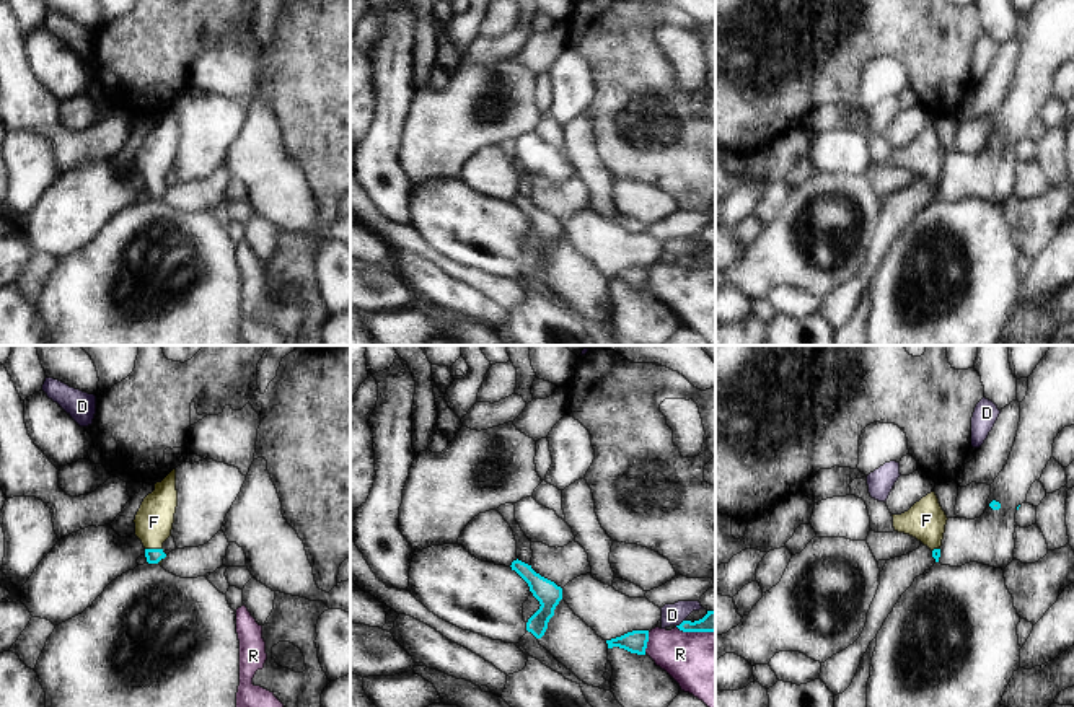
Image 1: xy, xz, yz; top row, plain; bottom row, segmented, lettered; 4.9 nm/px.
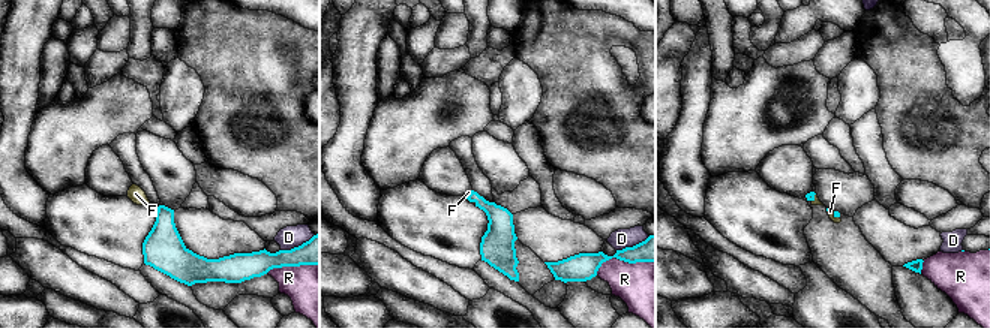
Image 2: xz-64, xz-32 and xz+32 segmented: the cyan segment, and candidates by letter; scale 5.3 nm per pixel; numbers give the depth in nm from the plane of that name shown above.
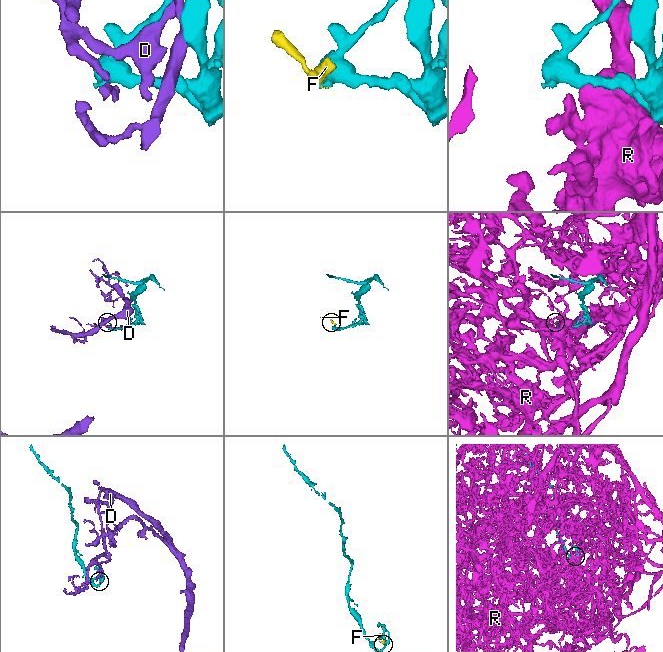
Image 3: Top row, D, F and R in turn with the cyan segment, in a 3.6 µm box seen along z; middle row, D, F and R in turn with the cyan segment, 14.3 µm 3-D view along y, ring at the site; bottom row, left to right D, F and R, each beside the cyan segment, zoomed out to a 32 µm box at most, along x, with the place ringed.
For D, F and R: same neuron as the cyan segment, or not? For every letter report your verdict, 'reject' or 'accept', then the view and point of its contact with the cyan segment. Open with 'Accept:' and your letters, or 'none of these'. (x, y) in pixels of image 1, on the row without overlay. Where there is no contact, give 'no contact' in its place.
Accept: F
D: reject; meets cyan in xz at (682, 258)
F: accept; meets cyan in xy at (154, 184)
R: reject; meets cyan in xz at (647, 276)

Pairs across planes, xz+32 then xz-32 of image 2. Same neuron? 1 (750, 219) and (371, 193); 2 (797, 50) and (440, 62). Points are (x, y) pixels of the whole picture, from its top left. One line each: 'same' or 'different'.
1: different
2: same

